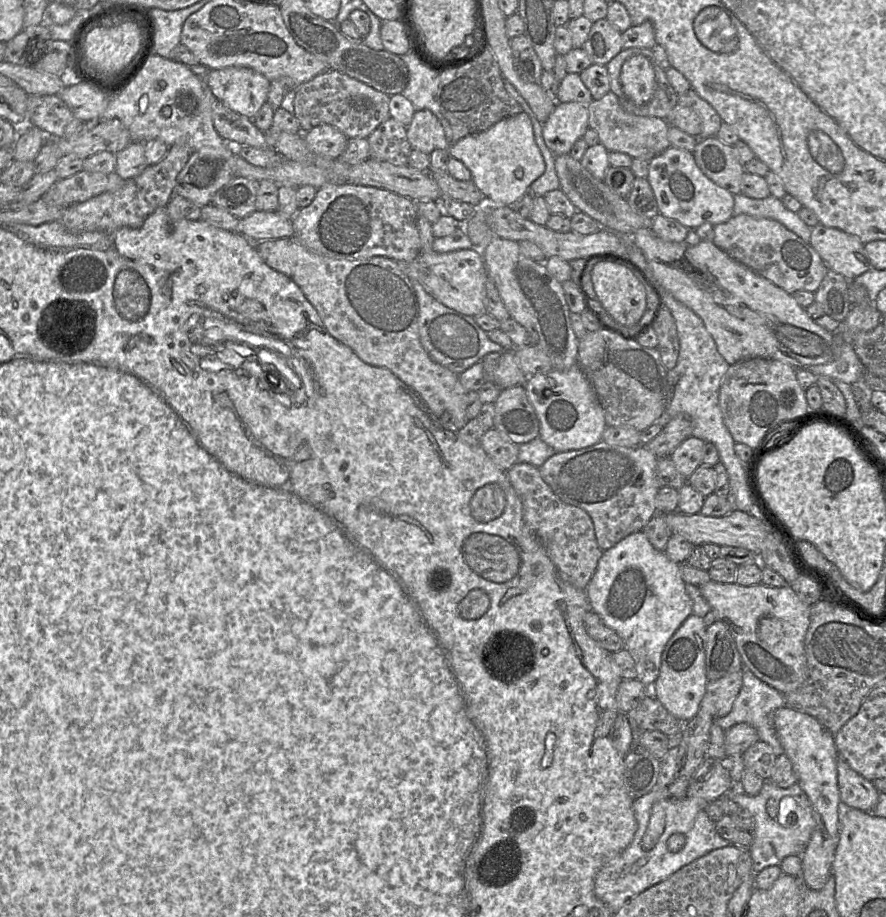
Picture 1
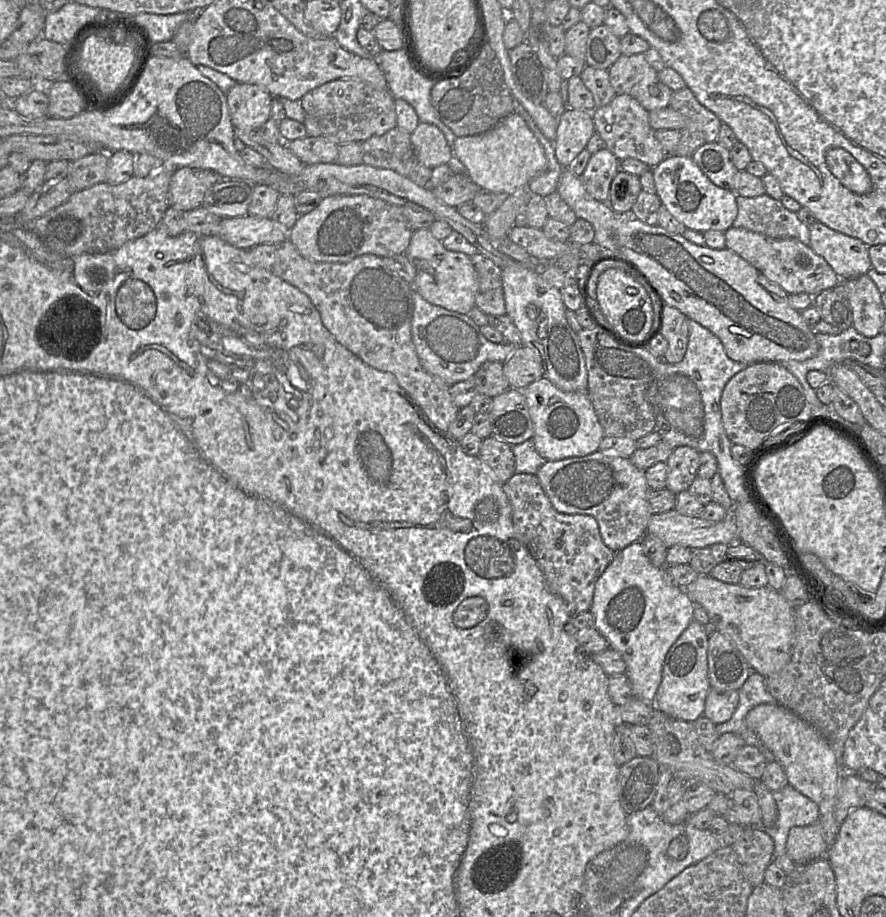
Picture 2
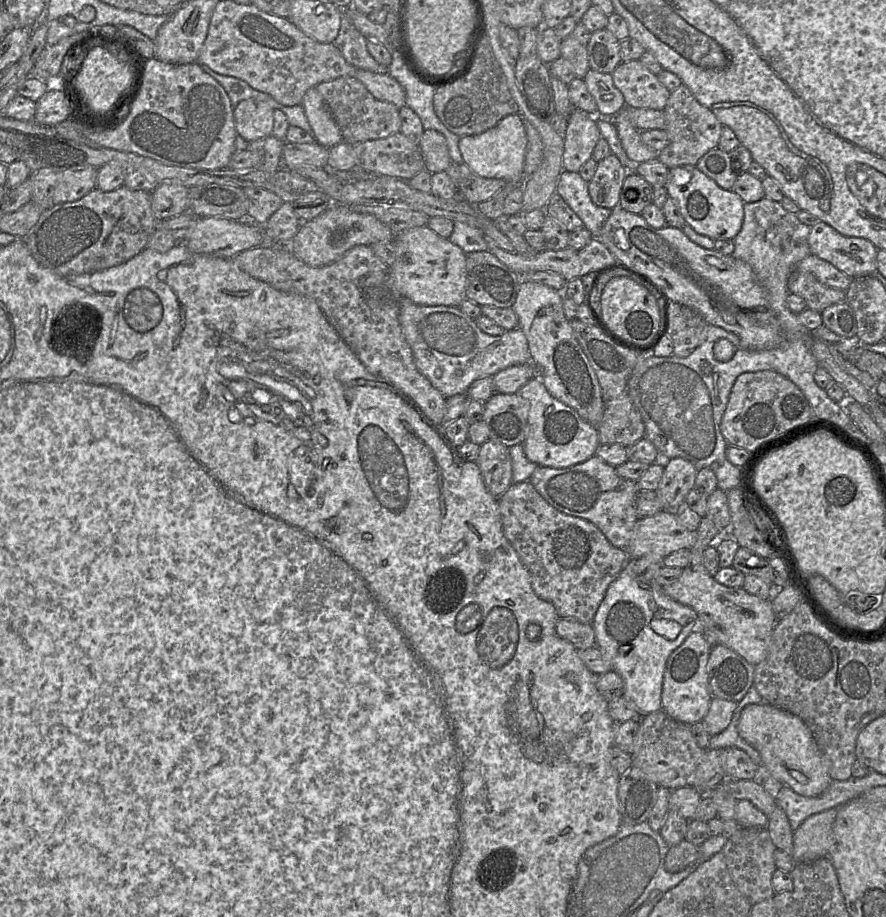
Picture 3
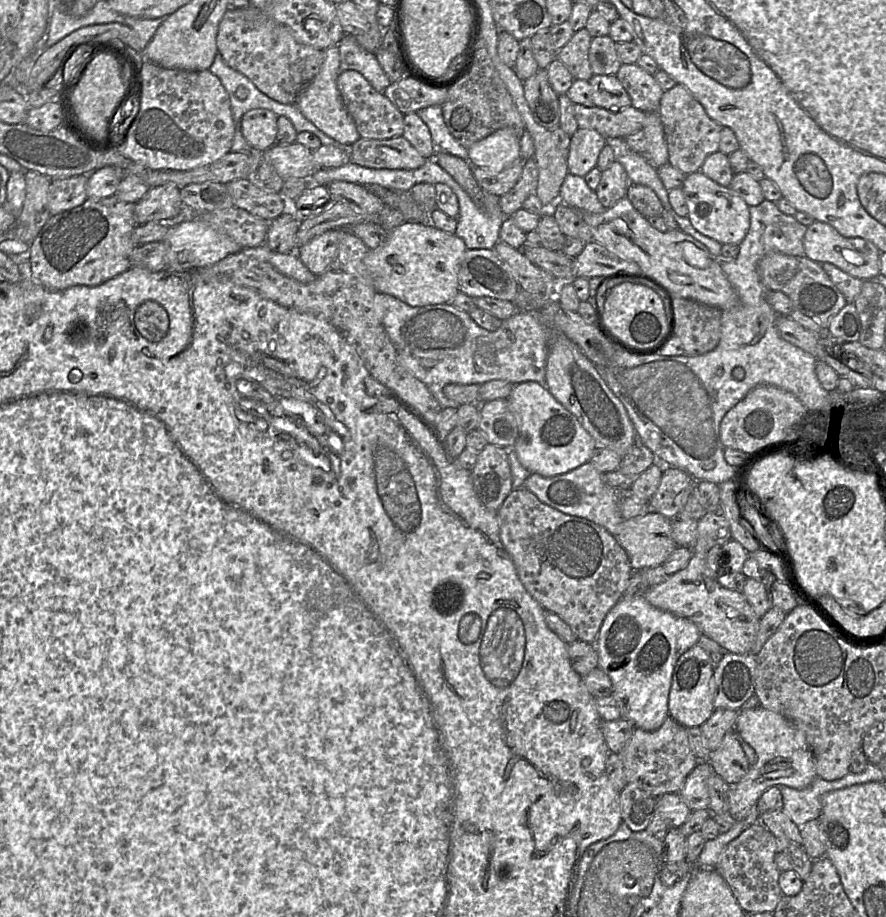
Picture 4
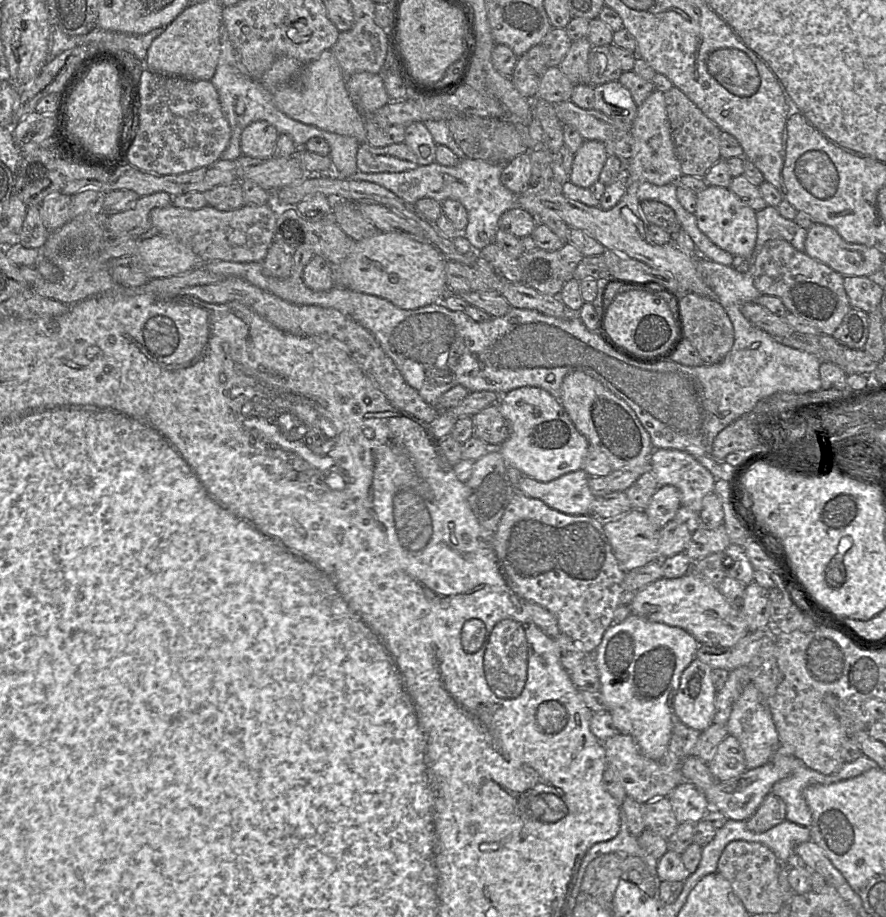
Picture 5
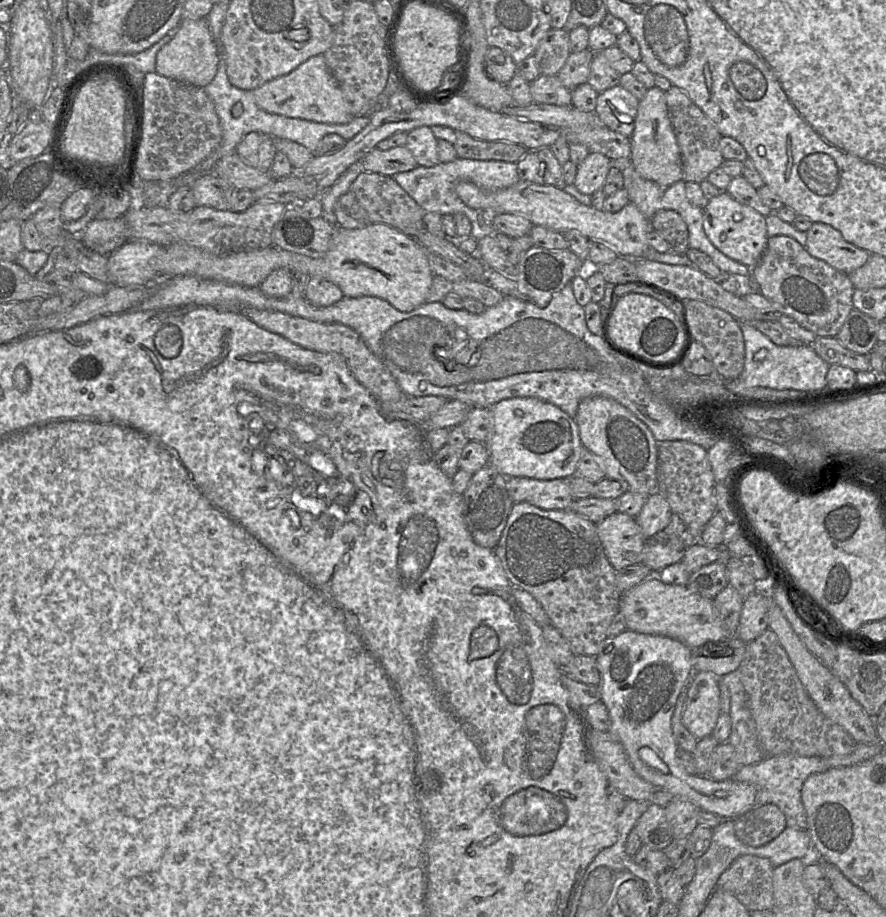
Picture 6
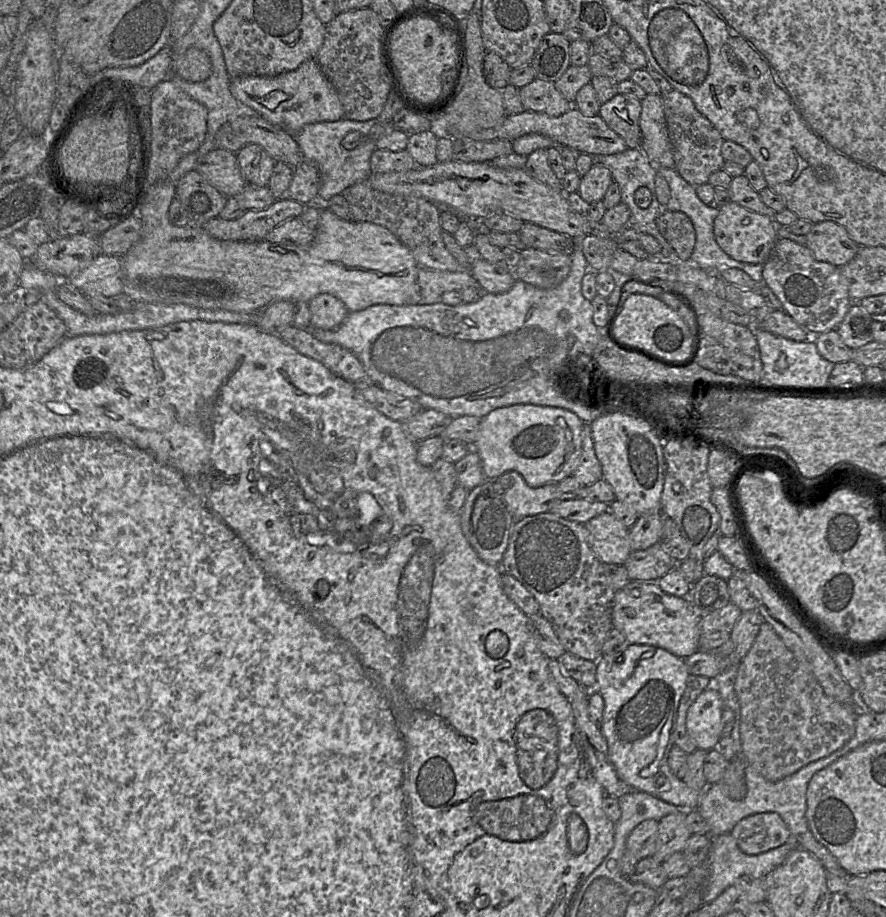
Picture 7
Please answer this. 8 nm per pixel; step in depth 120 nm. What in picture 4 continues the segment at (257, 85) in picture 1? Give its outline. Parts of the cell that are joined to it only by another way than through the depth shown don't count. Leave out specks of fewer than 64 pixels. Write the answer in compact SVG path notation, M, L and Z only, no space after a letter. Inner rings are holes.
M257 108L241 118L241 132L250 148L266 151L275 145L277 117L271 110Z

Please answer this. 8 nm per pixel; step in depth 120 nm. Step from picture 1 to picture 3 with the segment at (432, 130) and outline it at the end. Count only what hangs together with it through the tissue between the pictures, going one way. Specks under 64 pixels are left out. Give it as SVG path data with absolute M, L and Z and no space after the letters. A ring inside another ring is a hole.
M425 130L418 146L423 156L425 170L430 173L446 171L451 165L447 141L441 133Z

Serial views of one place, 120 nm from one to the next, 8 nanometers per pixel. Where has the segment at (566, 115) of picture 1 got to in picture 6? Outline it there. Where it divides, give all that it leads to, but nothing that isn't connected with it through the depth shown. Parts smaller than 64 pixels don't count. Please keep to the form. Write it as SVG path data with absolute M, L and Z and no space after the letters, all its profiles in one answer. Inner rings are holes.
M590 152L577 165L577 173L573 185L581 193L591 195L596 190L603 189L610 167L610 158L598 152Z

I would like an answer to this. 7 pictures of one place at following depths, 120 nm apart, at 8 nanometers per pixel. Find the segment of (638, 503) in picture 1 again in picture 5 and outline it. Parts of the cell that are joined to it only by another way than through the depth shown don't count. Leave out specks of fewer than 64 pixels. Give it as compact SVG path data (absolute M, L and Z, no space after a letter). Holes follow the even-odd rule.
M583 469L567 473L550 482L523 476L516 486L516 491L540 499L550 508L565 514L591 514L596 497L589 488L589 478Z

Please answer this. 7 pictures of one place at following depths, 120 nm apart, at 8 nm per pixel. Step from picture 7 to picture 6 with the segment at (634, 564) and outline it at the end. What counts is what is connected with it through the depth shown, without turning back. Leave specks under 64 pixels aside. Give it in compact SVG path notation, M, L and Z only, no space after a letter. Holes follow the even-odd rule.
M662 530L646 539L641 563L658 575L663 568L682 561L686 549L679 536Z

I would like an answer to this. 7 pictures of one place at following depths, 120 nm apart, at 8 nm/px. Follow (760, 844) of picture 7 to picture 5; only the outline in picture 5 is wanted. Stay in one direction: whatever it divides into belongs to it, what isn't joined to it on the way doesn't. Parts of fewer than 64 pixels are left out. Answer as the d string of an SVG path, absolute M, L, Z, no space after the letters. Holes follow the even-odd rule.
M769 793L755 813L746 820L747 828L755 833L763 833L786 820L786 805L784 801Z

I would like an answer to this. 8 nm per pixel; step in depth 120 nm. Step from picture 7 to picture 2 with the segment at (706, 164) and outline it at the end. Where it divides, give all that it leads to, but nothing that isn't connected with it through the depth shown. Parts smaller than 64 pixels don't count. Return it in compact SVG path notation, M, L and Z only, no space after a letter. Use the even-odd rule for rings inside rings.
M689 87L674 92L670 106L687 118L678 147L671 155L691 157L702 145L717 141L723 122L697 100Z

